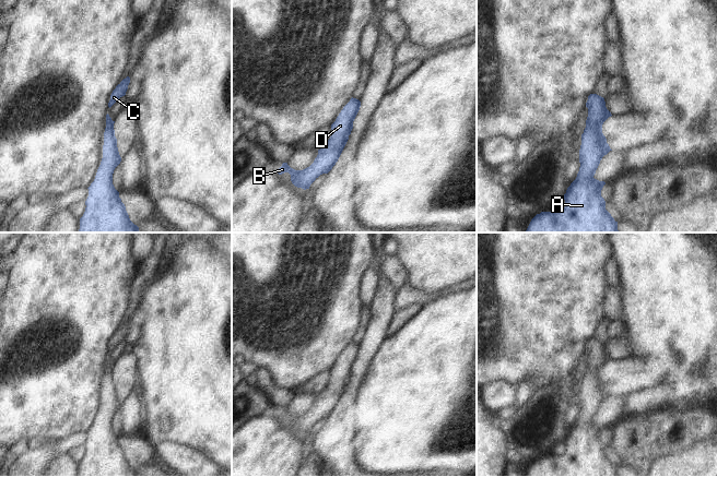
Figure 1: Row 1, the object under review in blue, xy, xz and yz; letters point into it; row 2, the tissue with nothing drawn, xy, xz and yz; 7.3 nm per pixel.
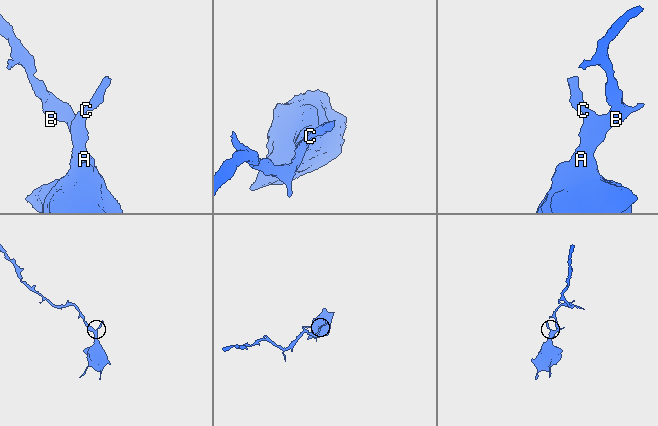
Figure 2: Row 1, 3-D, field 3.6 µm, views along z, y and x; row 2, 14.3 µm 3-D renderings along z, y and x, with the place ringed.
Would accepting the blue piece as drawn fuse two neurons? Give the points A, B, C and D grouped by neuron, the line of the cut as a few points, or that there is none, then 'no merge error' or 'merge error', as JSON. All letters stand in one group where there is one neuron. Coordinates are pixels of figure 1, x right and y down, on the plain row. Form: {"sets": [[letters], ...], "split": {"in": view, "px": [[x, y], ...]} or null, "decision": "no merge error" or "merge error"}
{"sets": [["A", "B", "C", "D"]], "split": null, "decision": "no merge error"}

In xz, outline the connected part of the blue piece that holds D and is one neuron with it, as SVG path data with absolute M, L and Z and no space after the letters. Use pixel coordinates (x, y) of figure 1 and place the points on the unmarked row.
M351 343L343 351L336 366L331 369L331 381L327 389L318 394L318 400L314 407L303 414L295 415L287 407L283 407L278 418L289 417L292 428L304 434L309 433L310 429L322 418L328 418L338 406L353 373L353 366L360 355L361 346Z

